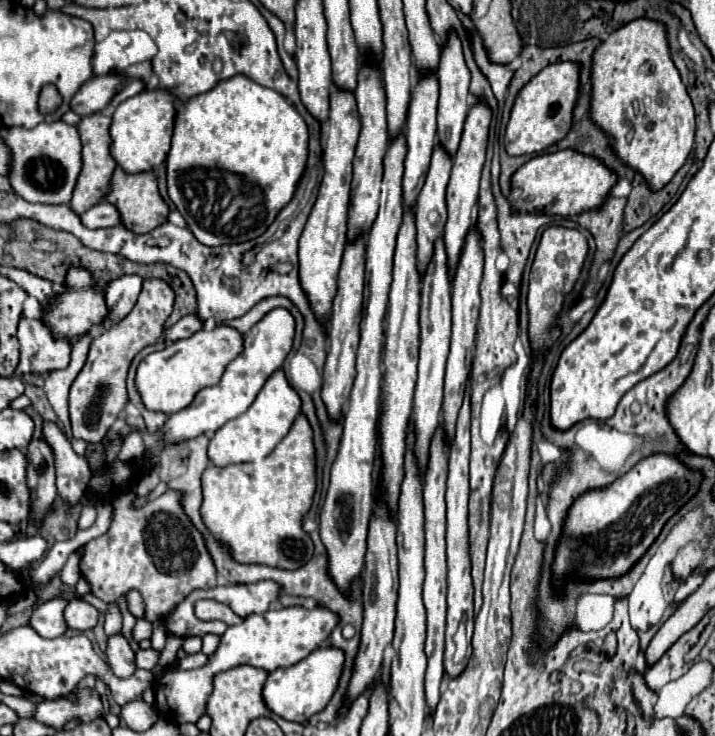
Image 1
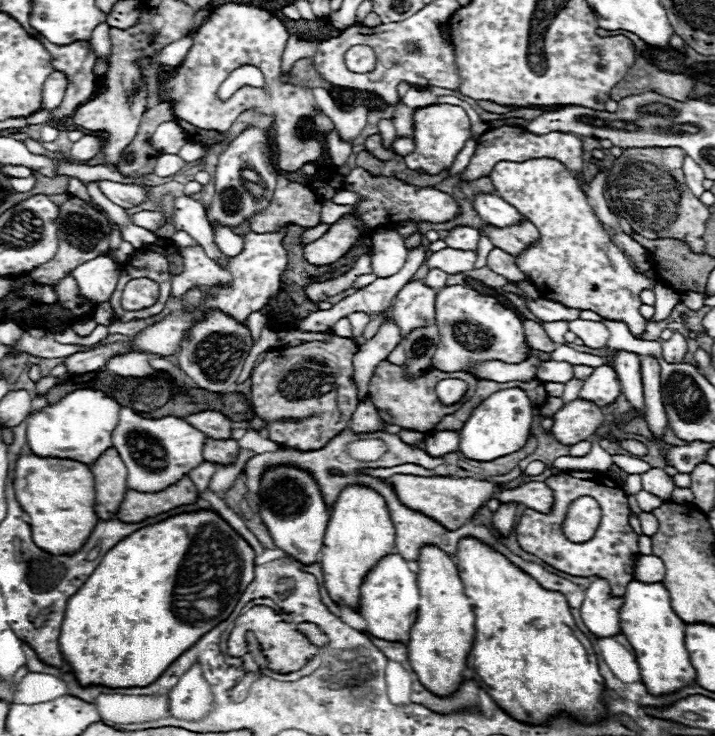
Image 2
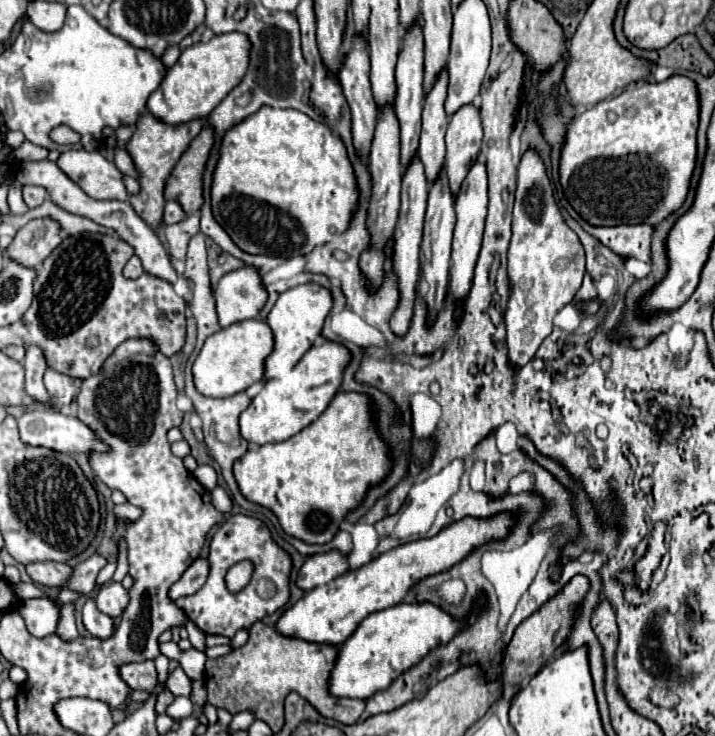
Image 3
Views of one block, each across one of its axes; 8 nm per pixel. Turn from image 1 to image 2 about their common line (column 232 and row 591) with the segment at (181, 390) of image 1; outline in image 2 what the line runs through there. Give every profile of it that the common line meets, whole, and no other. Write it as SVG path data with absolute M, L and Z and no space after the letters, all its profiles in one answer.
M362 484L346 486L330 510L324 544L320 550L320 564L324 570L324 588L338 606L358 608L360 584L368 570L386 554L394 552L394 524L388 514L384 498Z

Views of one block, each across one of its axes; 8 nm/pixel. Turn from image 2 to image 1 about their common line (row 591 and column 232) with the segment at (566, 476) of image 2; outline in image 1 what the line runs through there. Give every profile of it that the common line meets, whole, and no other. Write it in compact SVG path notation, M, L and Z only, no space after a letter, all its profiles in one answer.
M200 600L196 604L196 616L200 620L220 620L228 626L240 624L244 620L244 618L236 616L226 604L220 604L220 602L214 602L214 600Z

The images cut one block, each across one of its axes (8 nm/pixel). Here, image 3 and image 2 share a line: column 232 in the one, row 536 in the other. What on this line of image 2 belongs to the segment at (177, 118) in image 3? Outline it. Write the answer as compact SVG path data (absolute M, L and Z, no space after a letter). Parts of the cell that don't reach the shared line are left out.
M32 452L20 454L14 468L14 492L30 516L34 544L50 554L78 552L96 526L94 478L86 464L68 458L42 458Z

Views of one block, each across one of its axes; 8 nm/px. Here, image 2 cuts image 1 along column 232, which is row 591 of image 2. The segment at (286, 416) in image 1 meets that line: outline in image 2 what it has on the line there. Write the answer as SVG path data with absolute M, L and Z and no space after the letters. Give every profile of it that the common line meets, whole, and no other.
M422 546L418 556L418 590L420 604L416 622L410 628L410 638L406 642L408 662L416 672L418 680L434 694L448 696L464 680L466 656L474 642L474 612L470 598L464 594L458 568L444 550L438 546Z

